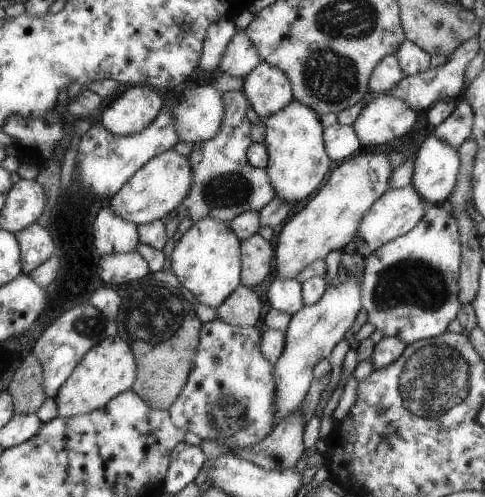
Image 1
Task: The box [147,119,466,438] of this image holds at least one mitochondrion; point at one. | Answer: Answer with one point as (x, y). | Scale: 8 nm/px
(414, 284)

